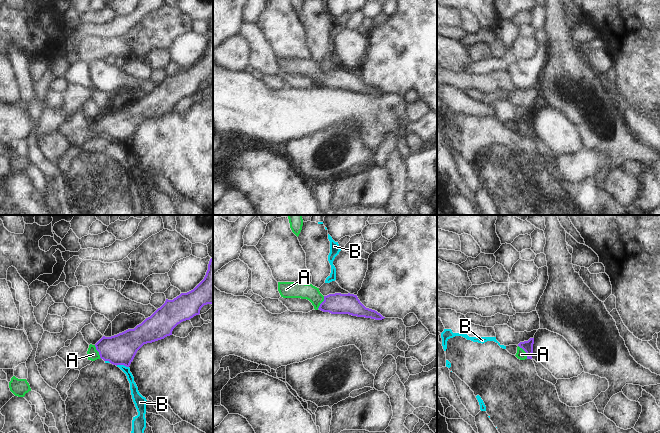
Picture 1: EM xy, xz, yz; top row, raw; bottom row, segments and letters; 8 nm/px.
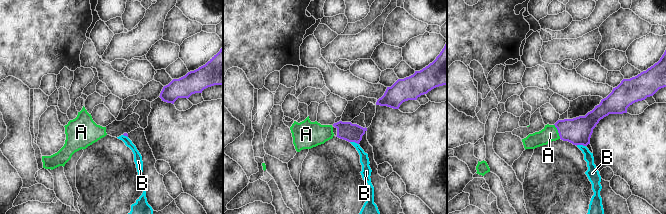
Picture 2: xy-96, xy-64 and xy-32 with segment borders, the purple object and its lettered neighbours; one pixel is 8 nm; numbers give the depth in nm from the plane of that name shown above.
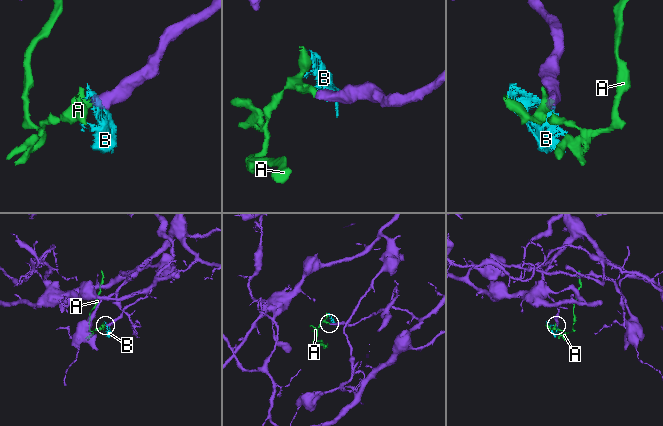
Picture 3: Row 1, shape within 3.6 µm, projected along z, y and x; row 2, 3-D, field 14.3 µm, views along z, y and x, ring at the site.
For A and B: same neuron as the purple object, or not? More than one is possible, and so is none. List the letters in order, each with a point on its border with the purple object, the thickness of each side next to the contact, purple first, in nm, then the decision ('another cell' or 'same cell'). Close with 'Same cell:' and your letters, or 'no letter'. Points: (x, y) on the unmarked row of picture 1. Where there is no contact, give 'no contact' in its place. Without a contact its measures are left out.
A: yz (525, 127) | 90/80 nm | same cell
B: xy (122, 140) | 240/60 nm | another cell
Same cell: A

